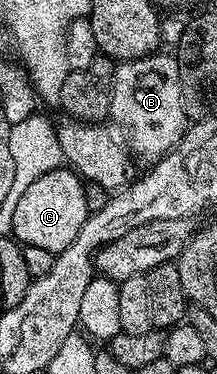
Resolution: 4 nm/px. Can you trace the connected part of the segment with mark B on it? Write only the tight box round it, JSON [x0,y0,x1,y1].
[110,54,188,165]

